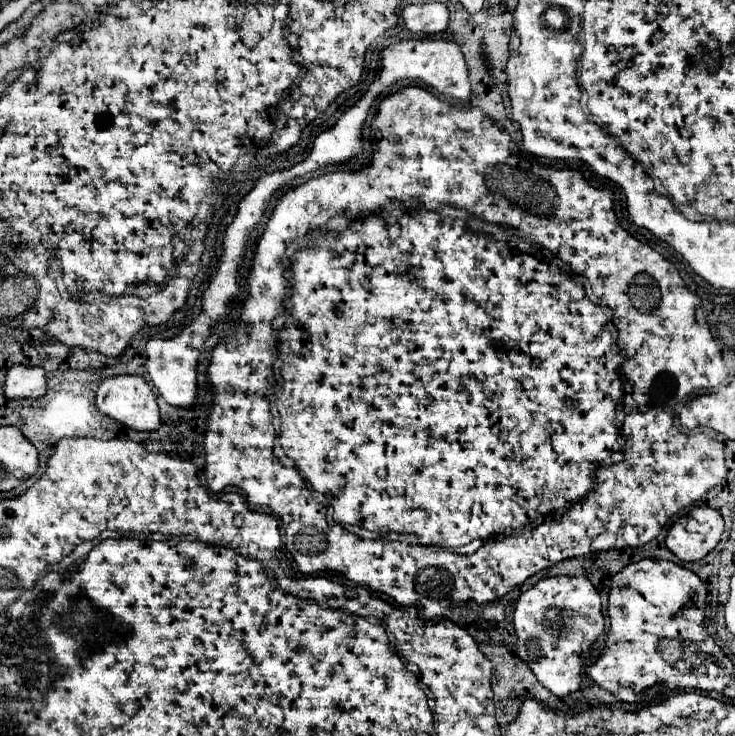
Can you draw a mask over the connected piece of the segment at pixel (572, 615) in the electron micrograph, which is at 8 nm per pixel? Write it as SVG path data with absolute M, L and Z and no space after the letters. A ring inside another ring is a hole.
M585 576L541 578L519 596L513 624L519 636L517 656L533 670L537 680L555 696L567 696L579 690L583 662L605 628L601 598L593 584Z

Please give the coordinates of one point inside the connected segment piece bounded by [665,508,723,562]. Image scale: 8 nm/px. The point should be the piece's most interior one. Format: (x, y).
(688, 547)

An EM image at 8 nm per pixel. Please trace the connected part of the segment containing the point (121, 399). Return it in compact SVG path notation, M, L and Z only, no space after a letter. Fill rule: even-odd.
M111 376L103 378L103 382L97 388L97 408L115 418L117 422L133 428L133 430L157 430L161 426L159 420L159 406L155 400L153 390L141 376Z

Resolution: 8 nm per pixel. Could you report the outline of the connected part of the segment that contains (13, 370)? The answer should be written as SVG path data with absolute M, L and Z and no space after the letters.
M15 364L7 370L7 398L39 398L47 392L47 374L41 366Z

